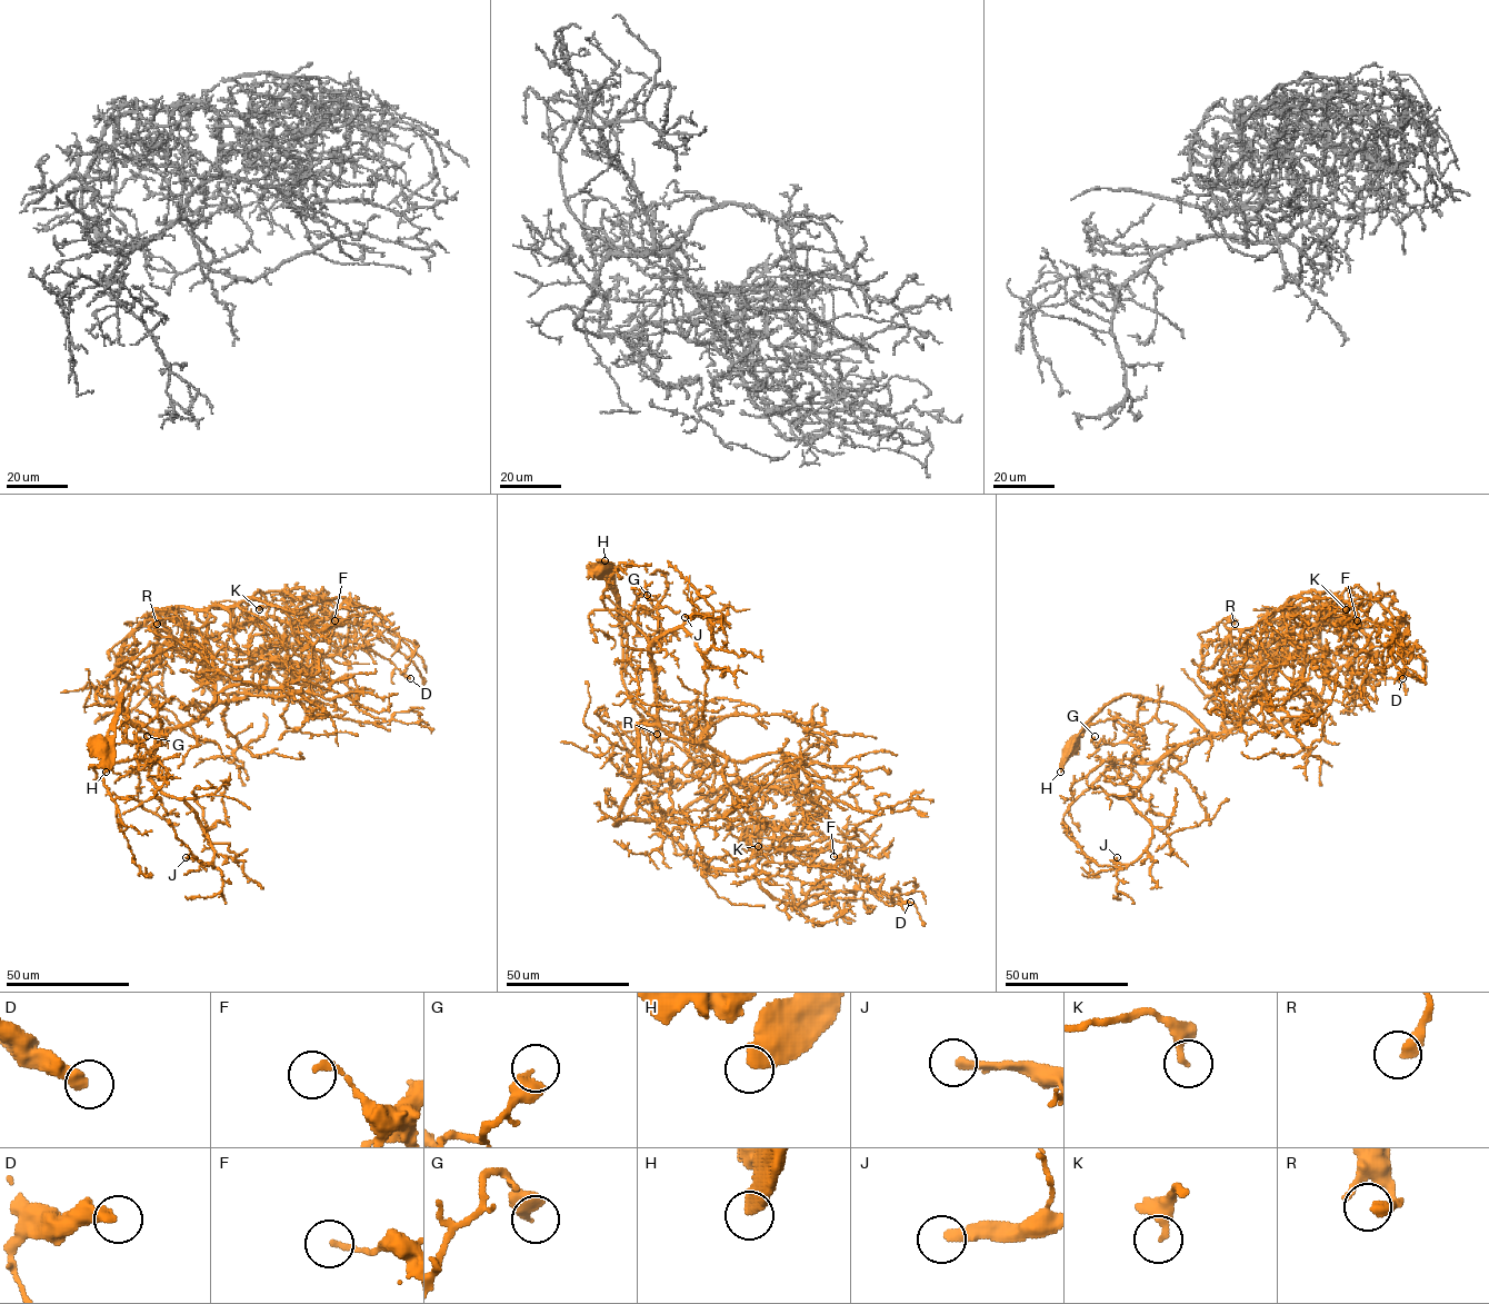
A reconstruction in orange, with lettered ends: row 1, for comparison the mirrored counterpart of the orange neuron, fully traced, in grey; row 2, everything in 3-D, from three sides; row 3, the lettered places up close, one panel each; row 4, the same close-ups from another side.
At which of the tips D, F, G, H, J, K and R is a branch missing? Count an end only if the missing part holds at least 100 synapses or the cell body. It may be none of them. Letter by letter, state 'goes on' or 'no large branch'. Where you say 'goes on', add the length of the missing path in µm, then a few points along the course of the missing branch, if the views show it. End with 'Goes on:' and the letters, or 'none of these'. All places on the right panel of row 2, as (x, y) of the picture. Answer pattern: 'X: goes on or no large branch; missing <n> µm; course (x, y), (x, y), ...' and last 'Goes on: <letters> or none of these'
D: no large branch
F: no large branch
G: no large branch
H: no large branch
J: goes on; missing 45 µm; course (1117, 857), (1123, 865), (1116, 871), (1149, 903)
K: no large branch
R: no large branch
Goes on: J

